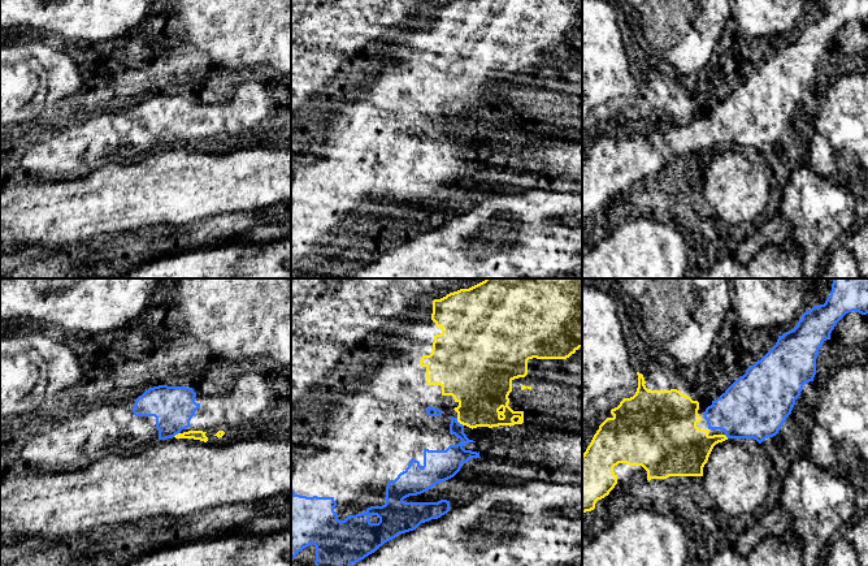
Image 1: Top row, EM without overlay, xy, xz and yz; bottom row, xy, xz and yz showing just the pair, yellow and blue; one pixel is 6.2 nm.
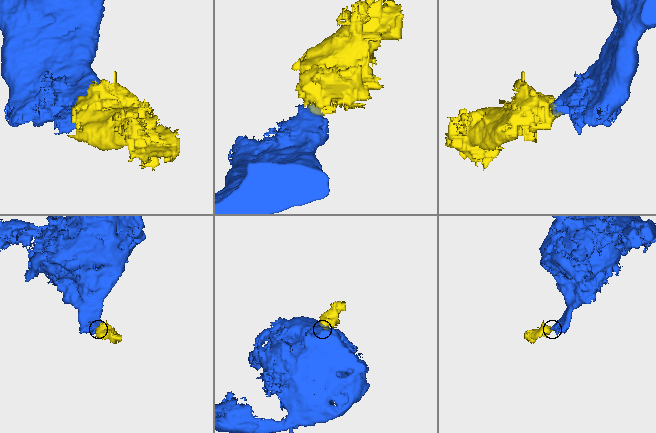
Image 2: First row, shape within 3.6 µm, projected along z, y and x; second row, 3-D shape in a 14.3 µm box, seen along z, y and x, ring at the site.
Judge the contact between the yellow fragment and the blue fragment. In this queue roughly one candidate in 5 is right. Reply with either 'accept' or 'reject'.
accept

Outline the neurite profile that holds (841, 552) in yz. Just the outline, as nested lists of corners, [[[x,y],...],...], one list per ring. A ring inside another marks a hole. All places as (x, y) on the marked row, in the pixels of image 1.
[[[839,535],[829,546],[821,566],[860,566],[854,545]]]

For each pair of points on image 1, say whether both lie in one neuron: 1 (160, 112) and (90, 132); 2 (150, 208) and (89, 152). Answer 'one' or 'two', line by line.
1: one
2: two

